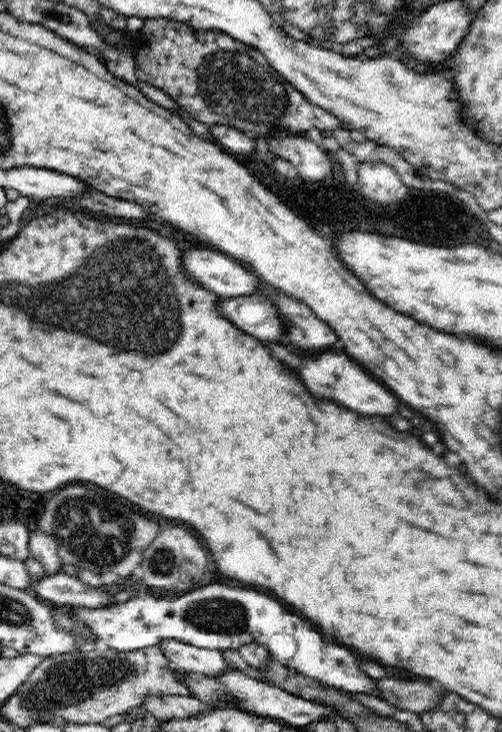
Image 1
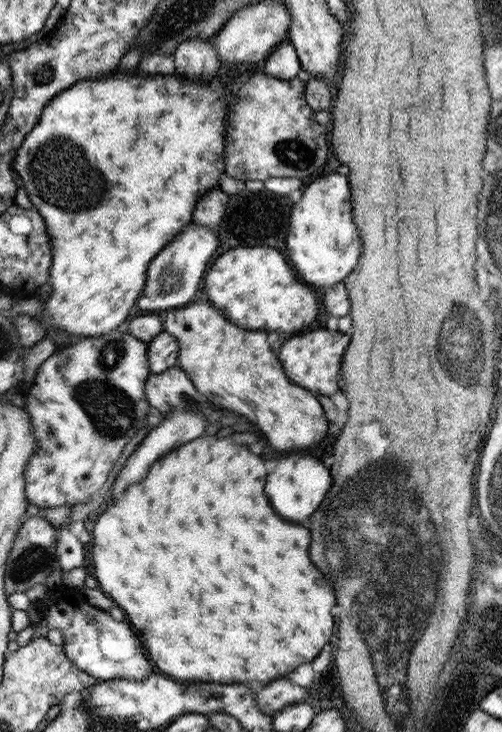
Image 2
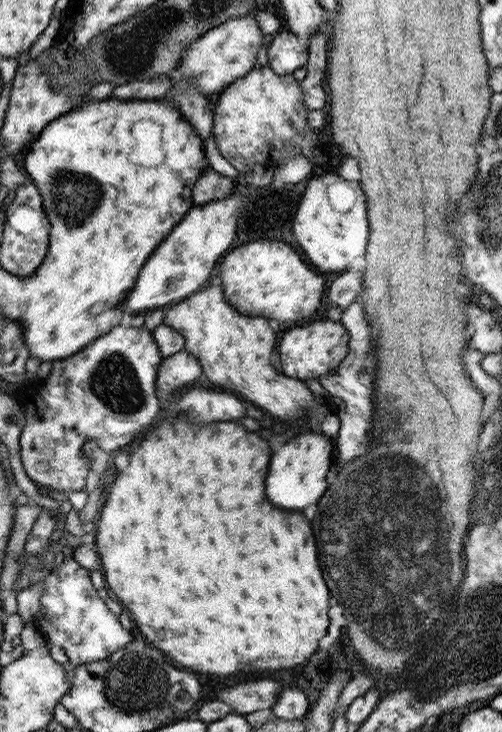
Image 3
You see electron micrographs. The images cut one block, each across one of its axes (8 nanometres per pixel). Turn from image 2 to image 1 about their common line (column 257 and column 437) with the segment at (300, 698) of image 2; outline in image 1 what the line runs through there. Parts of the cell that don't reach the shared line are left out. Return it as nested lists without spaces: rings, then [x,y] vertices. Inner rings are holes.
[[[381,678],[375,681],[379,690],[379,698],[392,704],[398,710],[423,713],[437,707],[441,699],[440,692],[426,686],[424,682],[414,680],[396,680]]]

